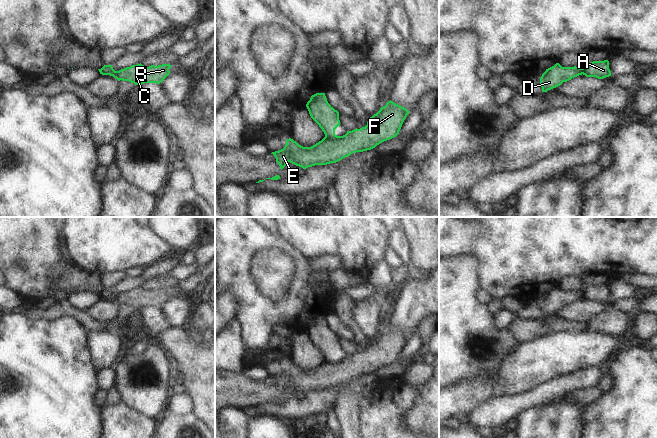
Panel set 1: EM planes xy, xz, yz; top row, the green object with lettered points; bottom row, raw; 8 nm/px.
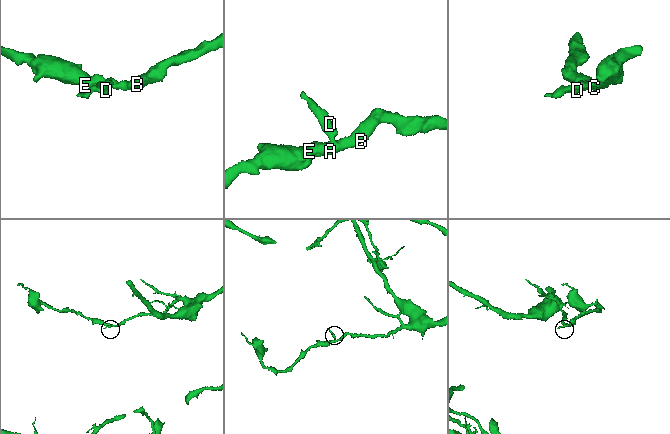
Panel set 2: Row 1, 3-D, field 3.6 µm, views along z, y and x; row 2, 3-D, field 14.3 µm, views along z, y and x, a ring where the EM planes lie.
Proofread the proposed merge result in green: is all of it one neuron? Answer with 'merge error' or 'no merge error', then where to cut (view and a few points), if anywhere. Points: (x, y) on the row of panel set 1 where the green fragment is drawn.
merge error; cut xz (334, 133), (325, 137)

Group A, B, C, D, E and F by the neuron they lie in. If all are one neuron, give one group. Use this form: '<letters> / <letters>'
A B C E F / D

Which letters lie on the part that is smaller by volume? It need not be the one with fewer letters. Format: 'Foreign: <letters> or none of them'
Foreign: D

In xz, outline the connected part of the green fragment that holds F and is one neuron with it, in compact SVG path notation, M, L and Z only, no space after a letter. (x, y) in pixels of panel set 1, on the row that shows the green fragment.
M388 101L370 117L367 125L347 131L343 136L324 137L311 147L303 147L293 139L287 139L283 149L272 152L282 170L288 162L306 169L315 165L336 163L352 153L375 148L380 143L396 137L409 111Z

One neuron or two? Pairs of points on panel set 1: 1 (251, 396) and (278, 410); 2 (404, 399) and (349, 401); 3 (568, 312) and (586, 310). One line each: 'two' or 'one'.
1: two
2: two
3: one

